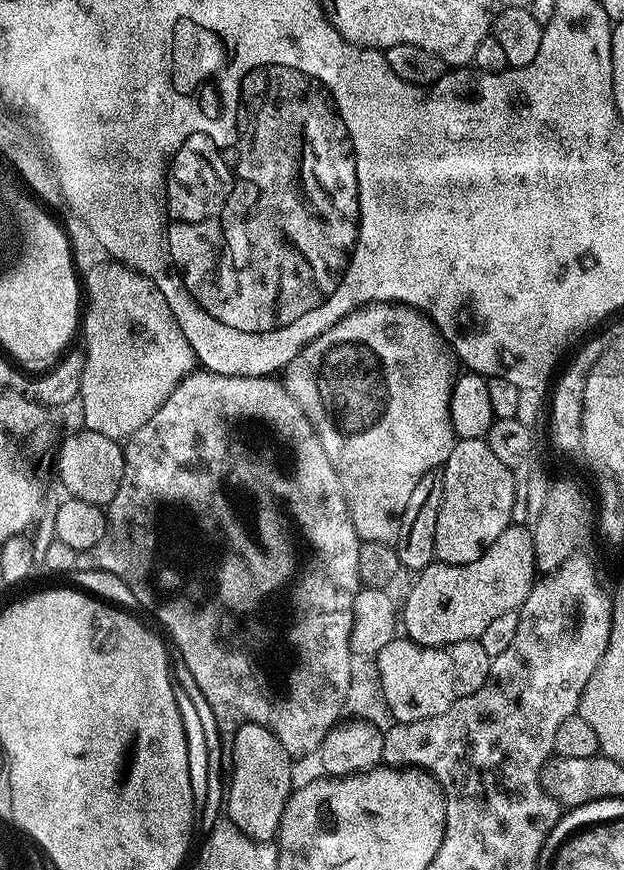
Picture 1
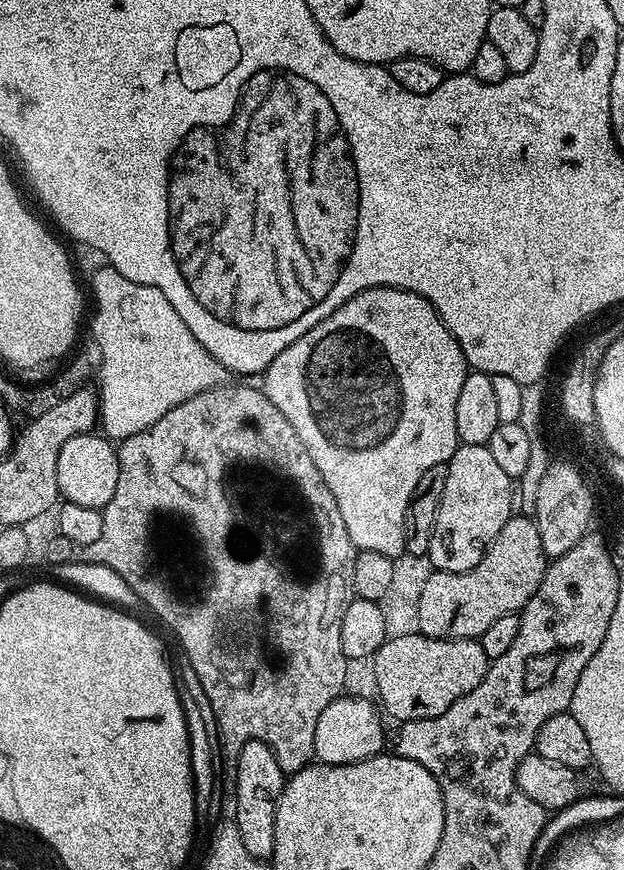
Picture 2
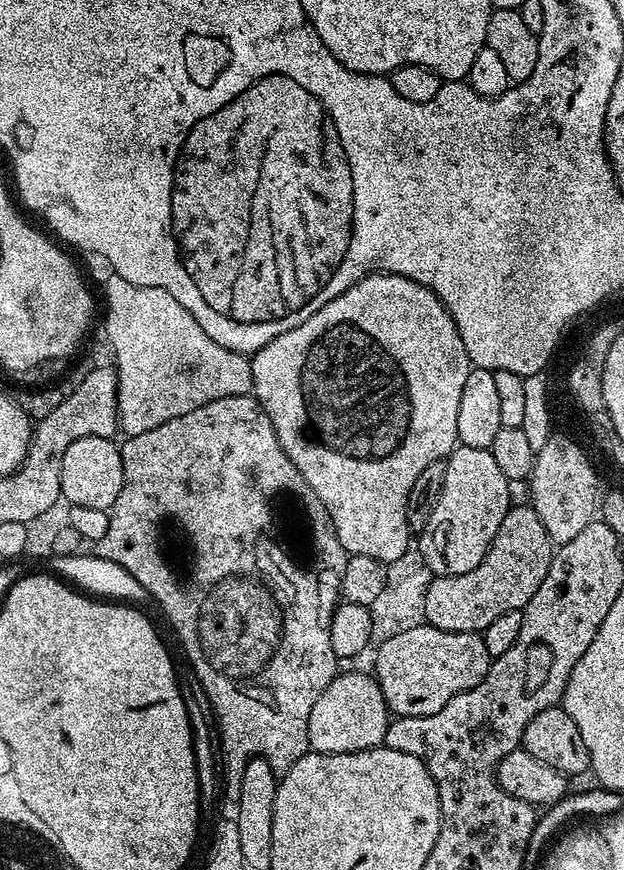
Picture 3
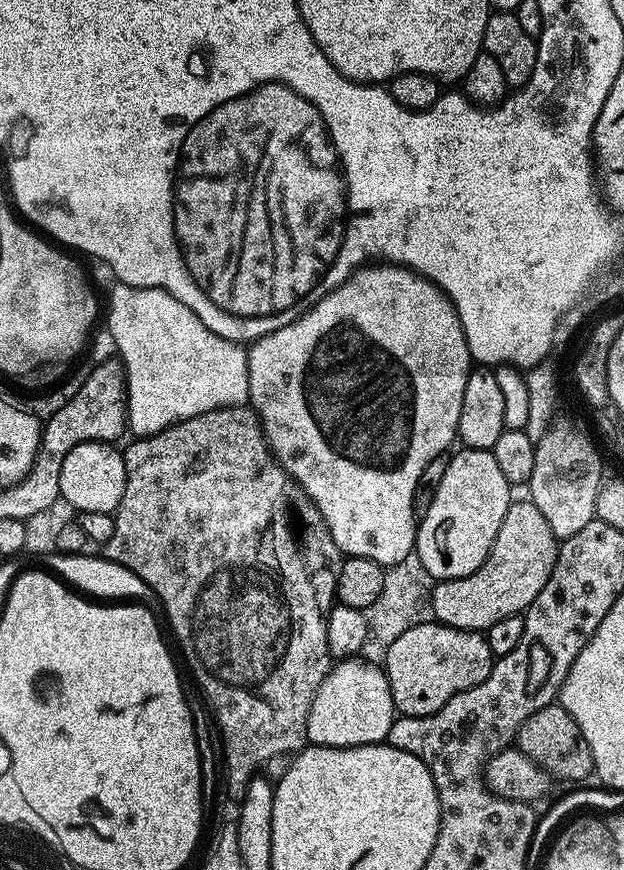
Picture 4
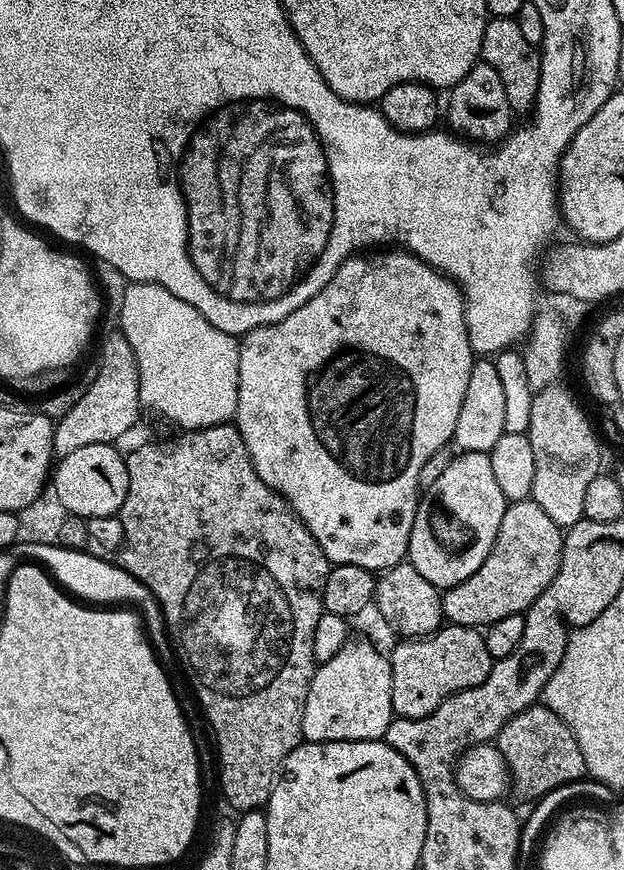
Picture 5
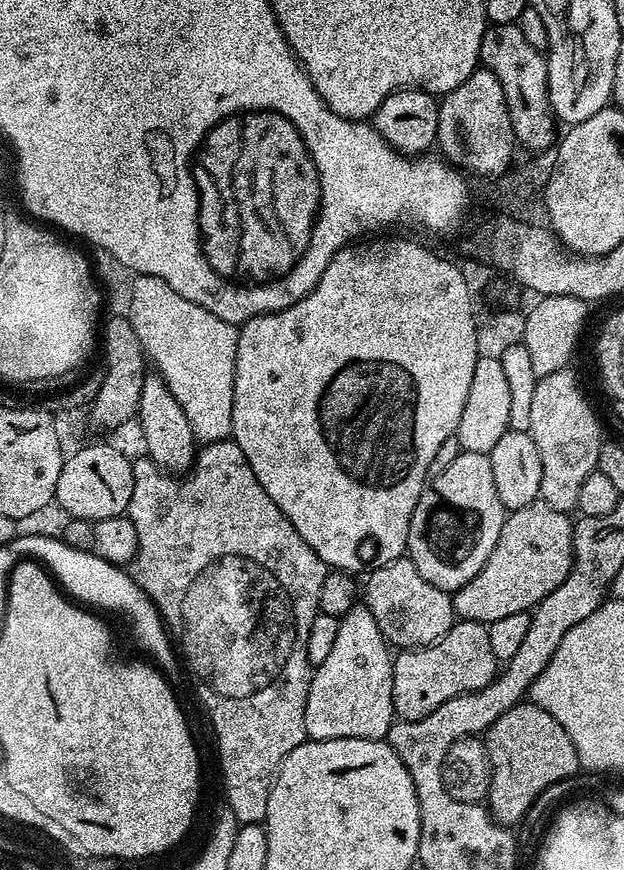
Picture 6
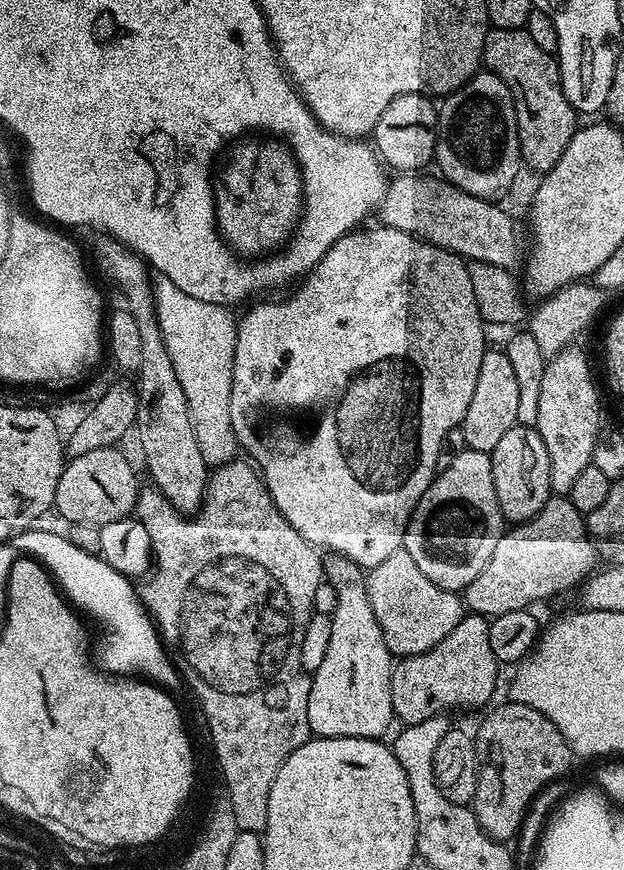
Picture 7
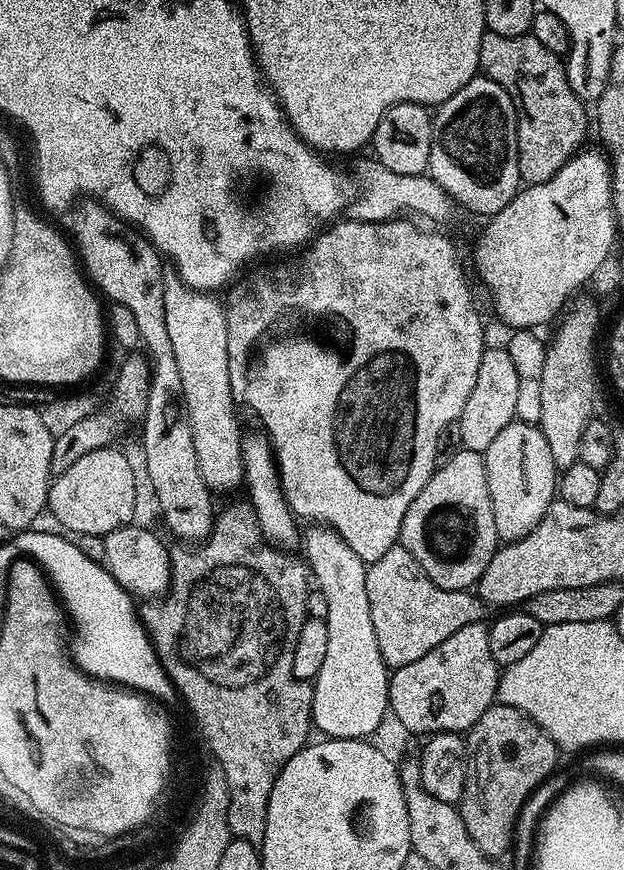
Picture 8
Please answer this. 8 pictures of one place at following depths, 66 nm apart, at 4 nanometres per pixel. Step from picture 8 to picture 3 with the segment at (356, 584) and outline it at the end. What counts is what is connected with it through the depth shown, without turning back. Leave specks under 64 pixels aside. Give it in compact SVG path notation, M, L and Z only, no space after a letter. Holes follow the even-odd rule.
M341 671L314 702L308 719L308 746L313 752L330 754L378 748L384 743L389 723L388 704L375 675Z

